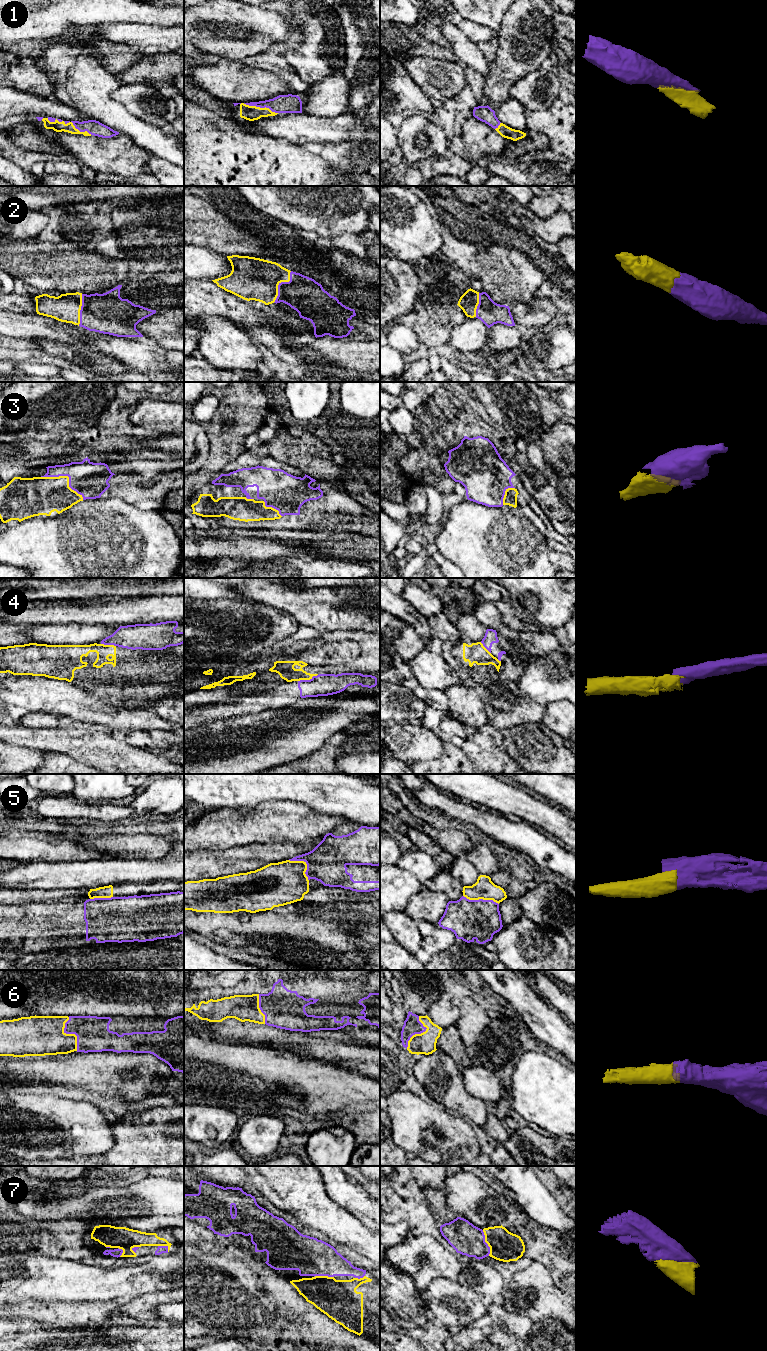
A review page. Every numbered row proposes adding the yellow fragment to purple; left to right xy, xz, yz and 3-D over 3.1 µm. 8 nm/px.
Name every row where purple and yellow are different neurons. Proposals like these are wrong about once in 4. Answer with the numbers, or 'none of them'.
4, 5

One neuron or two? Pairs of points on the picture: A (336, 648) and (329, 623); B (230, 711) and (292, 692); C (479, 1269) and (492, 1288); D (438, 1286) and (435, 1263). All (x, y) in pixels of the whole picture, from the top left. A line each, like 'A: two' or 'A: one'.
A: two
B: one
C: one
D: two

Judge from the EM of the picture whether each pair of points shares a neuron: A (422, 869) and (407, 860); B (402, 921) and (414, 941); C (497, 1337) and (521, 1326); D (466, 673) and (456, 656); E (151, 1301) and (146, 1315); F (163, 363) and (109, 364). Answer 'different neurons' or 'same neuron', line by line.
A: same neuron
B: same neuron
C: different neurons
D: same neuron
E: same neuron
F: different neurons

